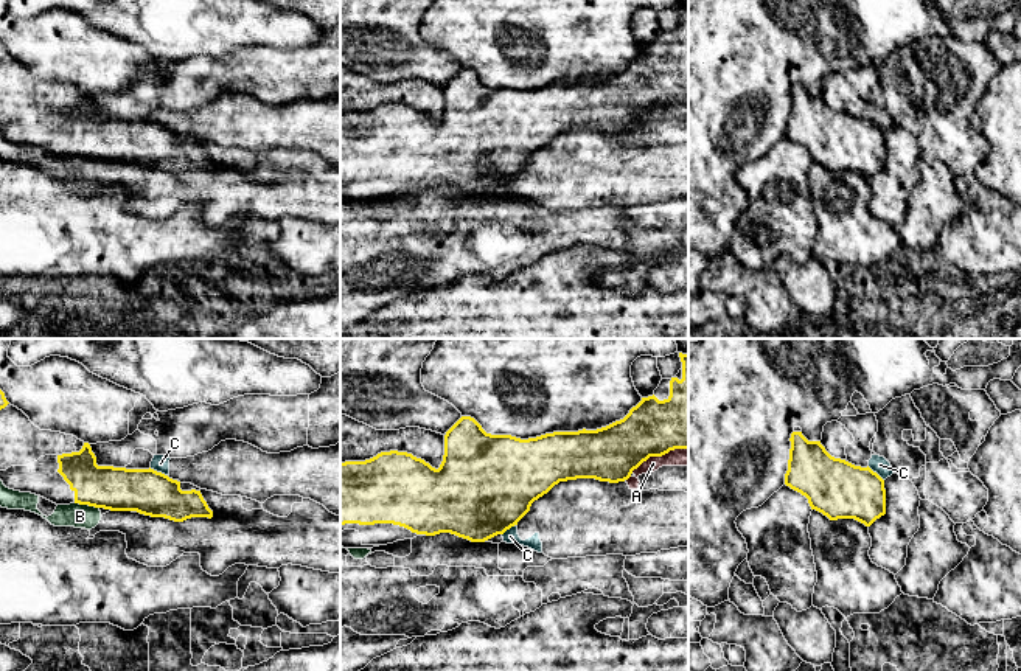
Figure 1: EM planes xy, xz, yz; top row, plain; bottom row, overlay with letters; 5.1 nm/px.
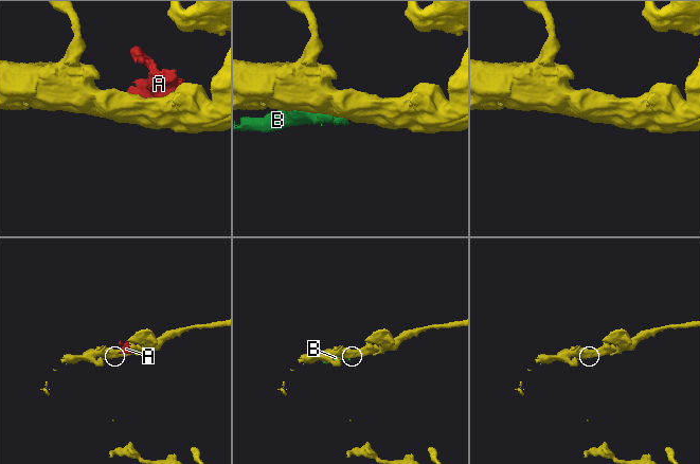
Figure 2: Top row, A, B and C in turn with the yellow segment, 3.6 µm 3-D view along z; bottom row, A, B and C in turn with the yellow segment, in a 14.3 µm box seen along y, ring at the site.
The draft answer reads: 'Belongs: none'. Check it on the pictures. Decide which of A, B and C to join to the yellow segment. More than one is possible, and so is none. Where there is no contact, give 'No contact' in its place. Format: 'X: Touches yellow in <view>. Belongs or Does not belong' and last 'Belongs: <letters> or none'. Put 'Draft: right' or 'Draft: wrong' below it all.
A: Touches yellow in xz. Does not belong
B: Touches yellow in xy. Does not belong
C: Touches yellow in xy. Does not belong
Belongs: none
Draft: right

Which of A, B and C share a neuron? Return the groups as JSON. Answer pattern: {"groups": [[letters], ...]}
{"groups": [["A", "C"], ["B"]]}

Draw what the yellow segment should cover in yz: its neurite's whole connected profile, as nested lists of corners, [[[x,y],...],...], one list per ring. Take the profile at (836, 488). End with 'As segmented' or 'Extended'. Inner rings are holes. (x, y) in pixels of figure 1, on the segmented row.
[[[791,433],[785,485],[808,499],[830,520],[855,519],[870,527],[886,514],[884,480],[869,466],[831,457],[821,441]]]. As segmented

